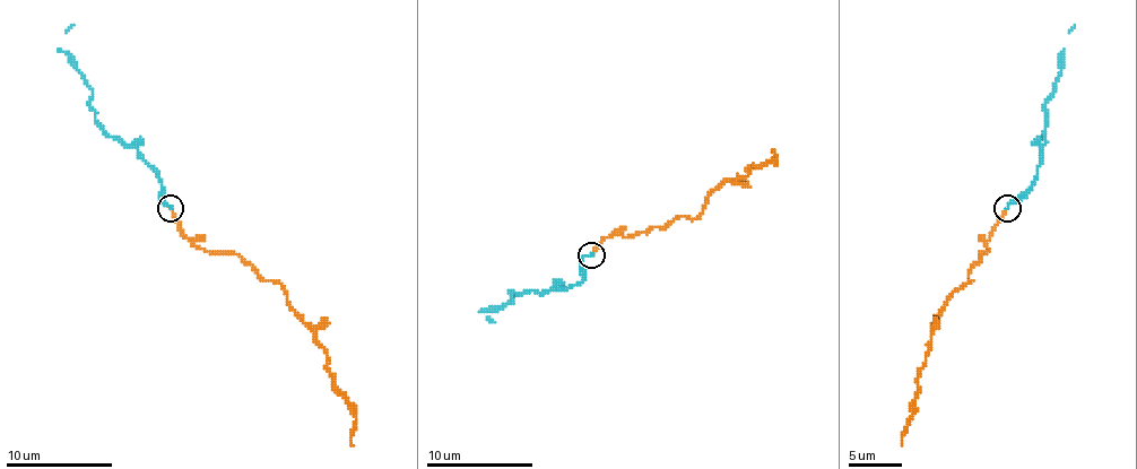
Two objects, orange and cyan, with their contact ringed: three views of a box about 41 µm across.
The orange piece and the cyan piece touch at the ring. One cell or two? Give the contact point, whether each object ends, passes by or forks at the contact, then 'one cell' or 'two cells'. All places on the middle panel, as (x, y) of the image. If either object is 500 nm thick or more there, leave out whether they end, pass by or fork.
at (591, 255); orange ends there; cyan ends there; one cell

